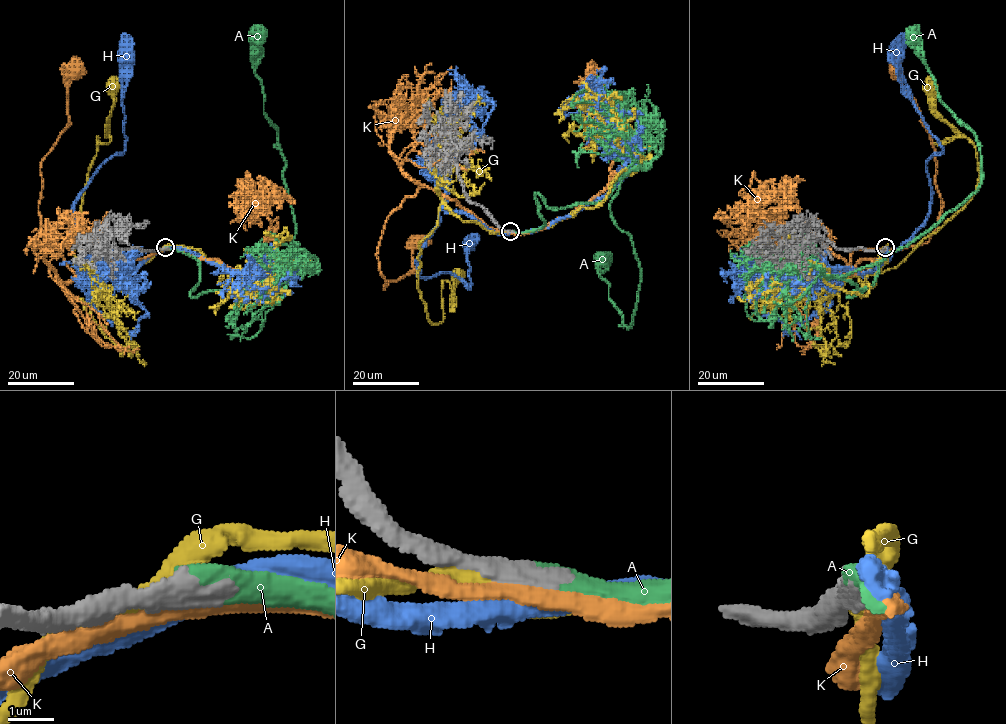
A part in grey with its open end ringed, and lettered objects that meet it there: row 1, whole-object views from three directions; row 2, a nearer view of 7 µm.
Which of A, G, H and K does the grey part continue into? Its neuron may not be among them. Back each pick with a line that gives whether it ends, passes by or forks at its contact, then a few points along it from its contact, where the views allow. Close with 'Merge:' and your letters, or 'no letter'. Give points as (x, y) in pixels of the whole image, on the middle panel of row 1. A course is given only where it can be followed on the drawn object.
A: it passes by; course (510, 231), (544, 224), (535, 194), (600, 202), (621, 177), (610, 214), (639, 265), (629, 327), (603, 257)
Merge: A

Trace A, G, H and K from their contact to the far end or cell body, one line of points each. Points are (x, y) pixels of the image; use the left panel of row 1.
A: (165, 249), (197, 263), (192, 297), (276, 277), (265, 267), (294, 238), (284, 157), (255, 73), (258, 32)
G: (162, 249), (114, 286), (73, 265), (72, 225), (96, 138), (97, 143), (111, 138), (112, 87)
H: (167, 249), (127, 272), (101, 276), (72, 232), (76, 198), (102, 164), (124, 151), (123, 55)
K: (164, 249), (77, 276), (58, 249), (32, 247), (41, 230), (41, 160), (67, 124), (74, 67)

